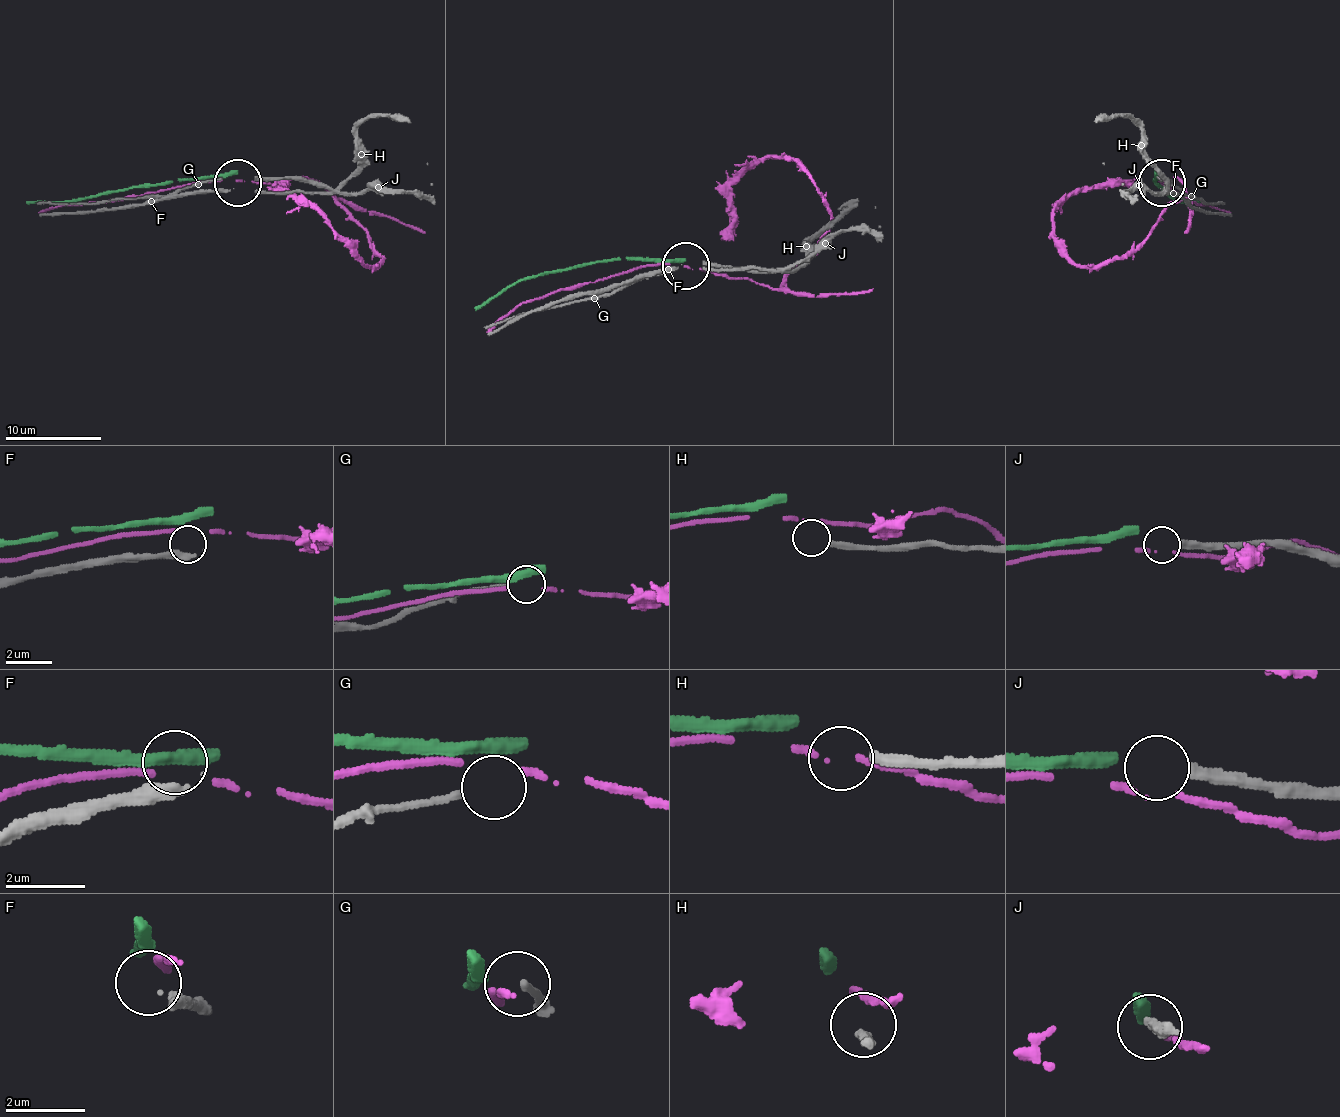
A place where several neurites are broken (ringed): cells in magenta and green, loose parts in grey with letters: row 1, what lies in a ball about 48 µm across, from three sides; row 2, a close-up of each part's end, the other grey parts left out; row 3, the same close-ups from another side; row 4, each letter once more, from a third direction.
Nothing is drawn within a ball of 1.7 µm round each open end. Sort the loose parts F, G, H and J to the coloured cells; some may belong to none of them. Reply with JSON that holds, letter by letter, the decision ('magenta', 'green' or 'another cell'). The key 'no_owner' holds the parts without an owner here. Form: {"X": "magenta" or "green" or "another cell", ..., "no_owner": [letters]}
{"F": "another cell", "G": "another cell", "H": "another cell", "J": "another cell", "no_owner": ["F", "G", "H", "J"]}

